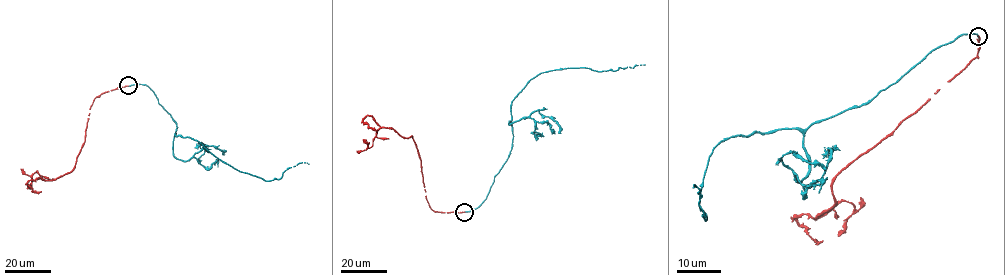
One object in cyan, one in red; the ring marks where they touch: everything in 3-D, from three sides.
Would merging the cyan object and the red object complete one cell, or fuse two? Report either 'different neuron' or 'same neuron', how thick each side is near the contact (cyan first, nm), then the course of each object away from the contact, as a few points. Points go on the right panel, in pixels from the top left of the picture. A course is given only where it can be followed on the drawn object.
same neuron; 180 nm thick on the cyan side, 200 nm on the other; cyan runs (979, 36), (961, 34), (867, 102), (804, 129), (722, 142), (708, 157), (701, 188), (705, 221), (695, 187); red runs (979, 36), (976, 56), (836, 176), (831, 207), (815, 218), (805, 214), (792, 218), (815, 241), (822, 241)

